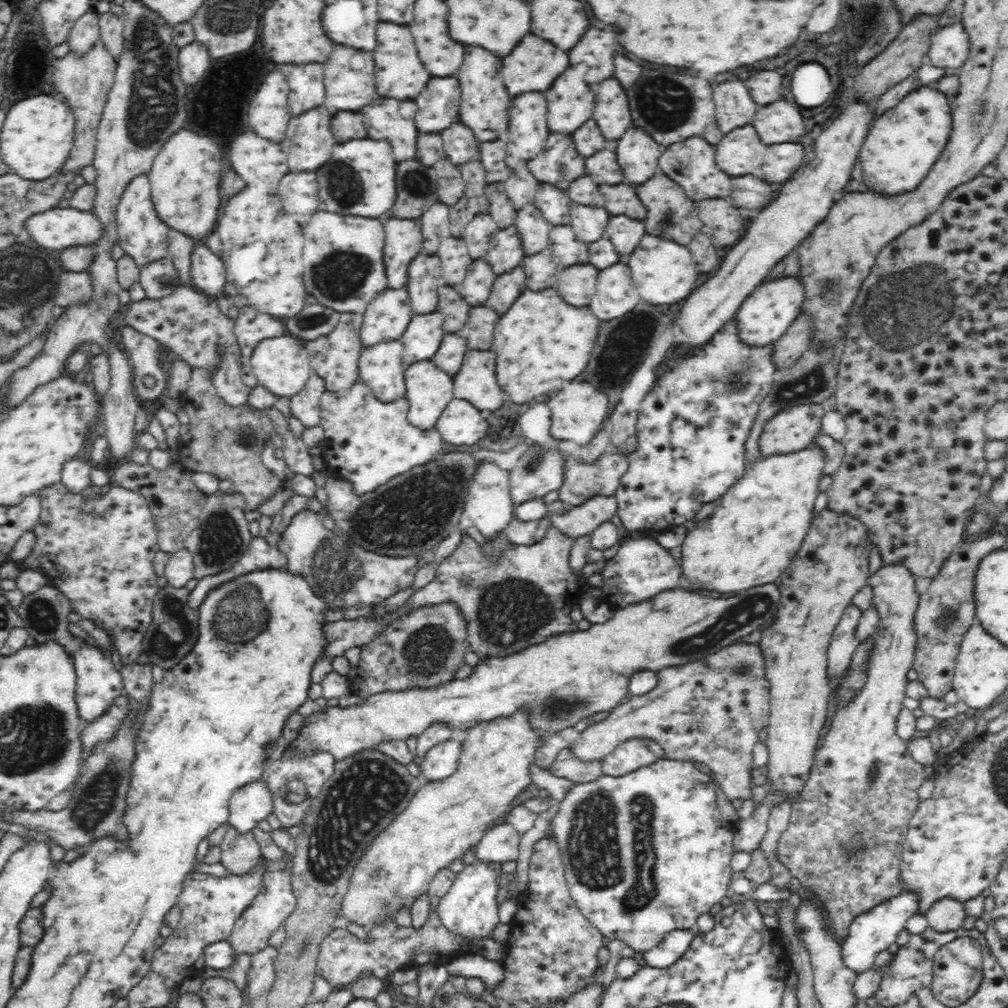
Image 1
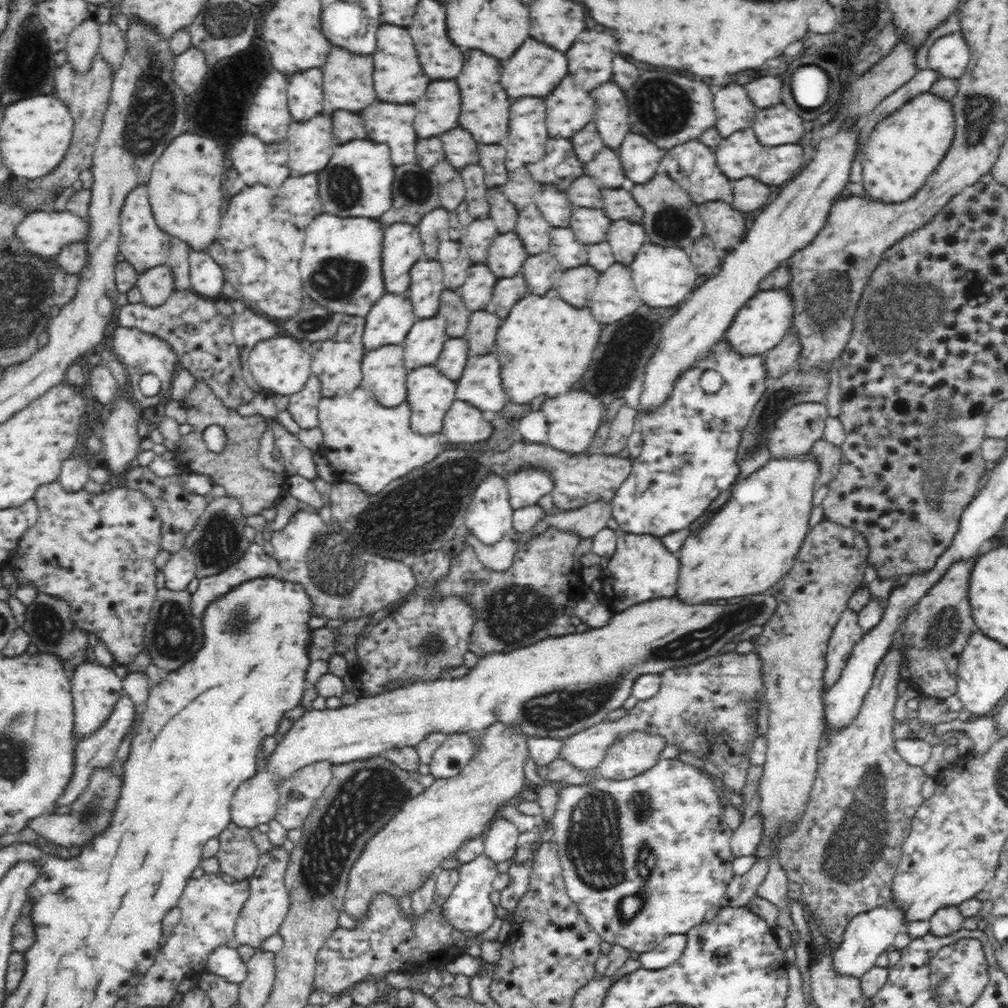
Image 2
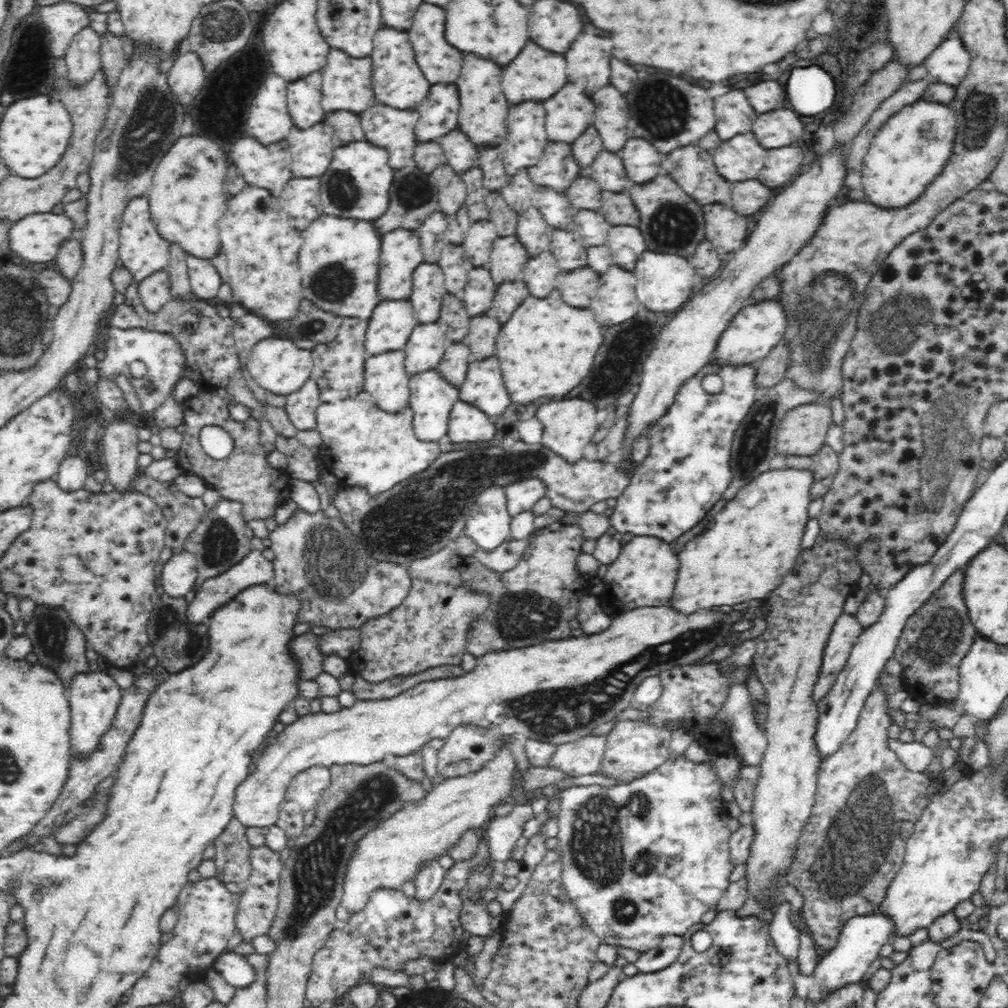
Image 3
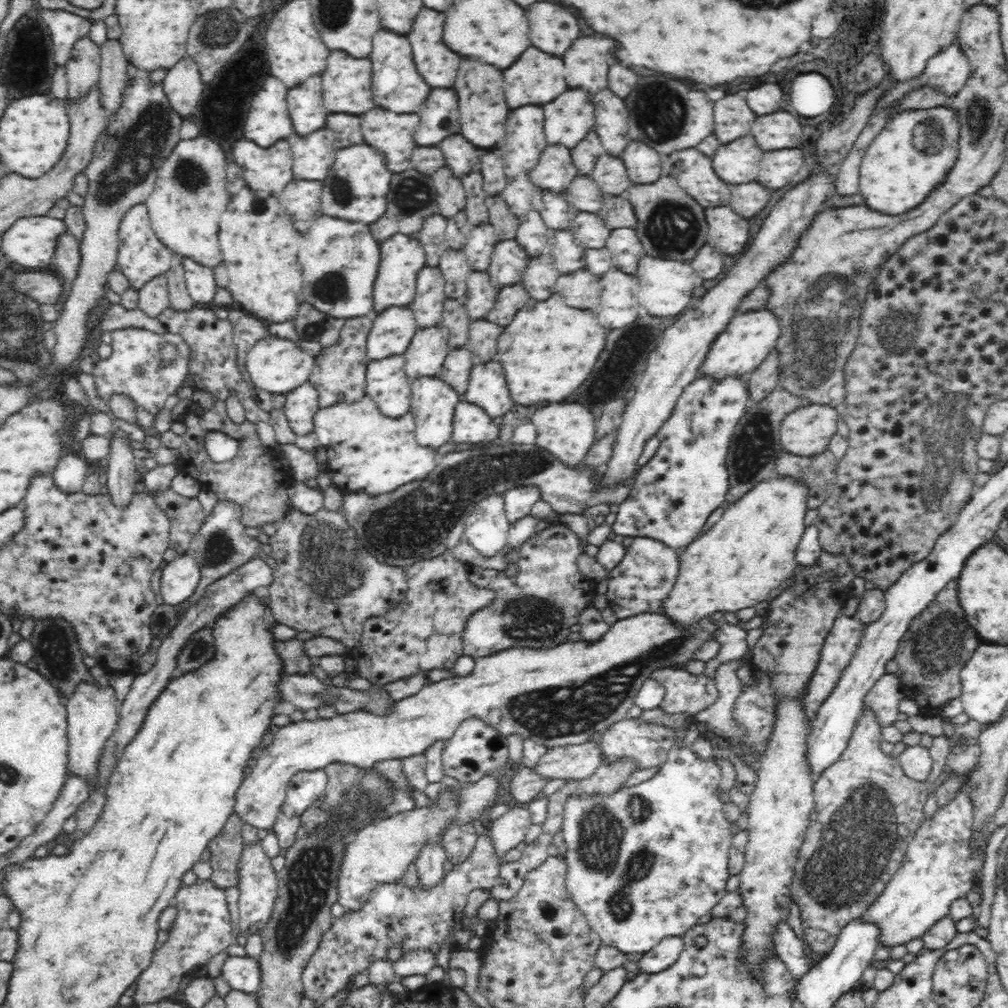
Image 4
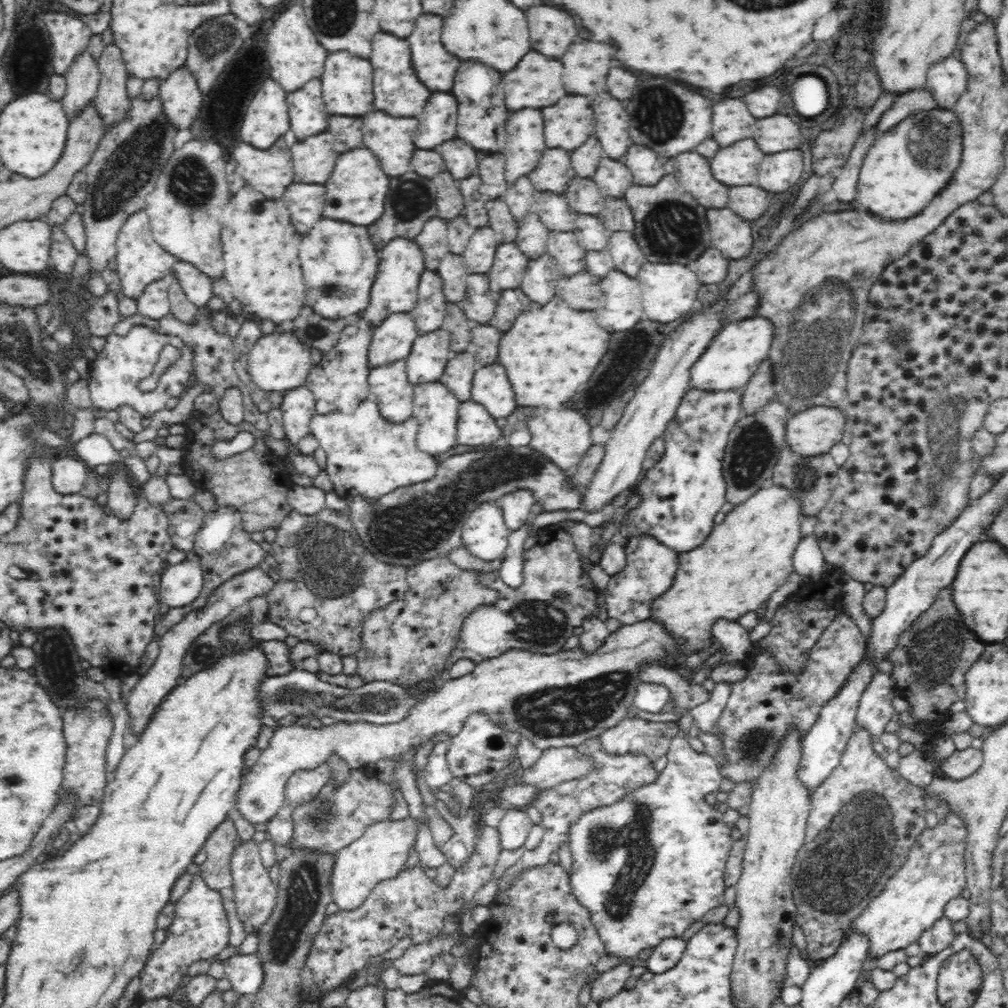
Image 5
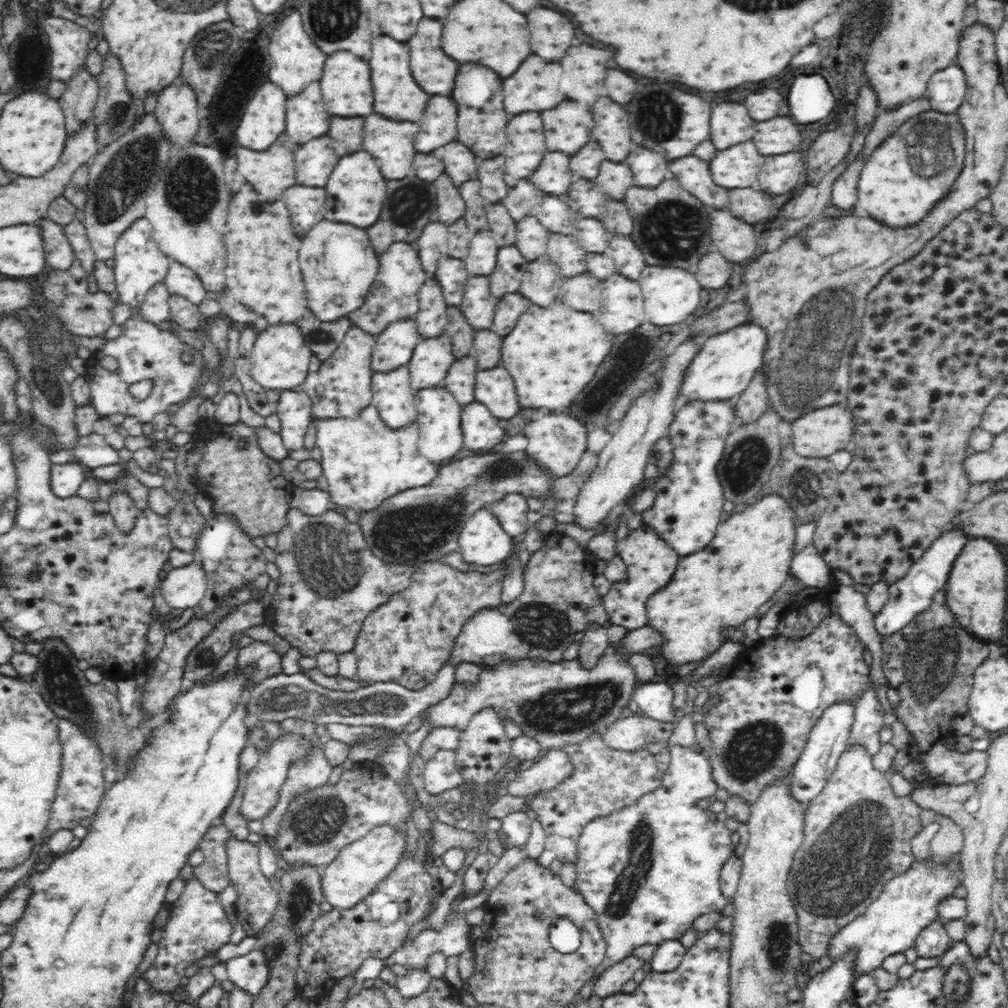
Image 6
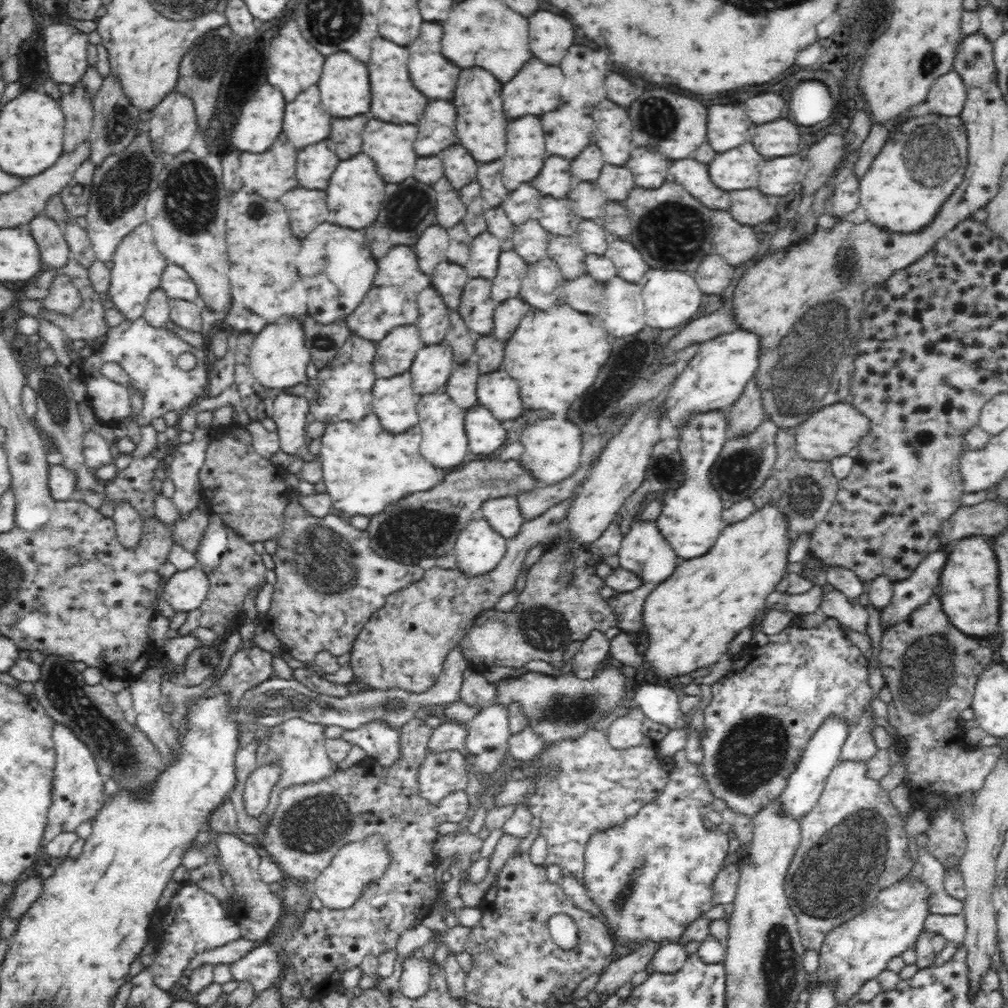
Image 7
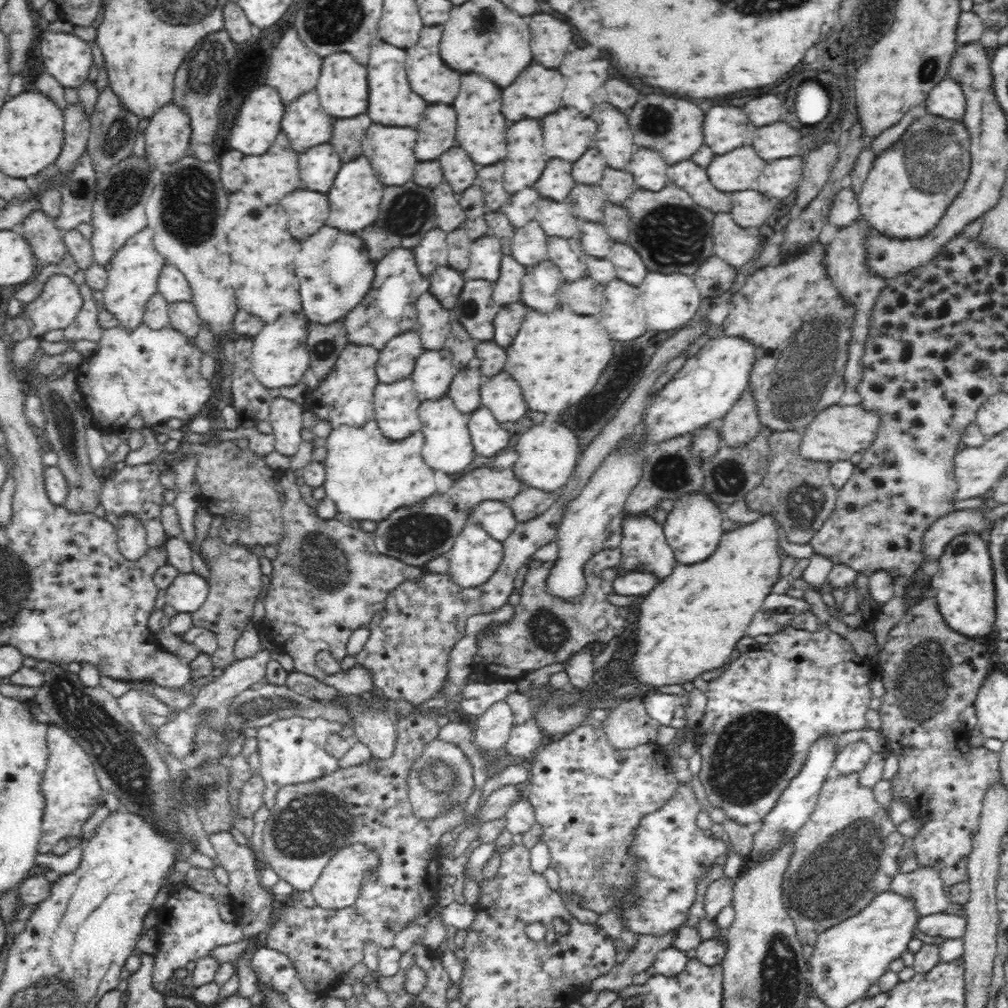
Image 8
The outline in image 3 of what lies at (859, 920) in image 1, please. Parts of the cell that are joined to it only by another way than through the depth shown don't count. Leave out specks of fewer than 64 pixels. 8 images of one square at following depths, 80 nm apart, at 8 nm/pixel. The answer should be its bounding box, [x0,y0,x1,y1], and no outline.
[789,913,892,1006]

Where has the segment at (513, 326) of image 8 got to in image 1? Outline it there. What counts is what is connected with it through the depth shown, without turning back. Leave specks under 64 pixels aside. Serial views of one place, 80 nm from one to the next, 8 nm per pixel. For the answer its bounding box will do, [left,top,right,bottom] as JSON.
[485,266,526,314]

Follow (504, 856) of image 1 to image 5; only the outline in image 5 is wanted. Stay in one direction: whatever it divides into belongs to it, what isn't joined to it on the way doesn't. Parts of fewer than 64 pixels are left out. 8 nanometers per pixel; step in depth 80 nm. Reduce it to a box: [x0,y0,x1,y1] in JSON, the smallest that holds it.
[497,809,533,850]

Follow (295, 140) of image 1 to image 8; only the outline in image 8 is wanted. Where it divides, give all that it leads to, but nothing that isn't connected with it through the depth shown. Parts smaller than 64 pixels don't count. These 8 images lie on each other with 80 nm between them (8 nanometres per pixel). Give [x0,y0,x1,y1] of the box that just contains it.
[300,144,342,192]

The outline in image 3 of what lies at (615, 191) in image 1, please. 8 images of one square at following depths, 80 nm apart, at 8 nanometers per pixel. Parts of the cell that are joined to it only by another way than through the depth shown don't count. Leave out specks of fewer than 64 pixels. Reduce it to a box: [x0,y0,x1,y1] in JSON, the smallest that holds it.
[600,190,639,226]

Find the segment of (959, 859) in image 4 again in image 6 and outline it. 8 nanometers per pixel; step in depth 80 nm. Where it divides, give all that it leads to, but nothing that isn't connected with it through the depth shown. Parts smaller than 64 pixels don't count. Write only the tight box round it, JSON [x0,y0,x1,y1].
[828,864,960,986]

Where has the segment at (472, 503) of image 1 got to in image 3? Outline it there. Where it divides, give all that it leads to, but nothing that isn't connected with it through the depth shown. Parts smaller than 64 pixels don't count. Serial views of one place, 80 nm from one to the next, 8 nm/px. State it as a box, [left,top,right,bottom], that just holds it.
[463,484,510,552]

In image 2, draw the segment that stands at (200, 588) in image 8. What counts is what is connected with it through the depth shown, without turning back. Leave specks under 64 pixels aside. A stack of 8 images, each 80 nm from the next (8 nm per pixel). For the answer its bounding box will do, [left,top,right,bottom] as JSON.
[162,551,195,592]

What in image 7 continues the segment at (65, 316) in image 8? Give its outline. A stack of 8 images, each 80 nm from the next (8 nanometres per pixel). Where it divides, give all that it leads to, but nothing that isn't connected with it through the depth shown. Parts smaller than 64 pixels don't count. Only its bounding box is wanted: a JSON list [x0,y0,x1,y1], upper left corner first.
[40,275,82,316]

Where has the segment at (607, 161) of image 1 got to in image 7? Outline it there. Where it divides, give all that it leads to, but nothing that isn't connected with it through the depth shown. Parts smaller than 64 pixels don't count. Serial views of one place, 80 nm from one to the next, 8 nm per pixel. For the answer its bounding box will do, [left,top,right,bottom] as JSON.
[596,163,637,203]

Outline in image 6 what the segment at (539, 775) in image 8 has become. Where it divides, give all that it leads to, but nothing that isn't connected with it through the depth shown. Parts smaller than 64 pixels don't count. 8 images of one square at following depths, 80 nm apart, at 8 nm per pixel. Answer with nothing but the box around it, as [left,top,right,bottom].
[526,733,663,868]

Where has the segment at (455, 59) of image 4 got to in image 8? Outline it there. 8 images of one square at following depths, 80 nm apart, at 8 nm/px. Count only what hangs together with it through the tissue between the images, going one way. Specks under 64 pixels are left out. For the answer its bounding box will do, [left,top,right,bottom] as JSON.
[406,26,460,104]

